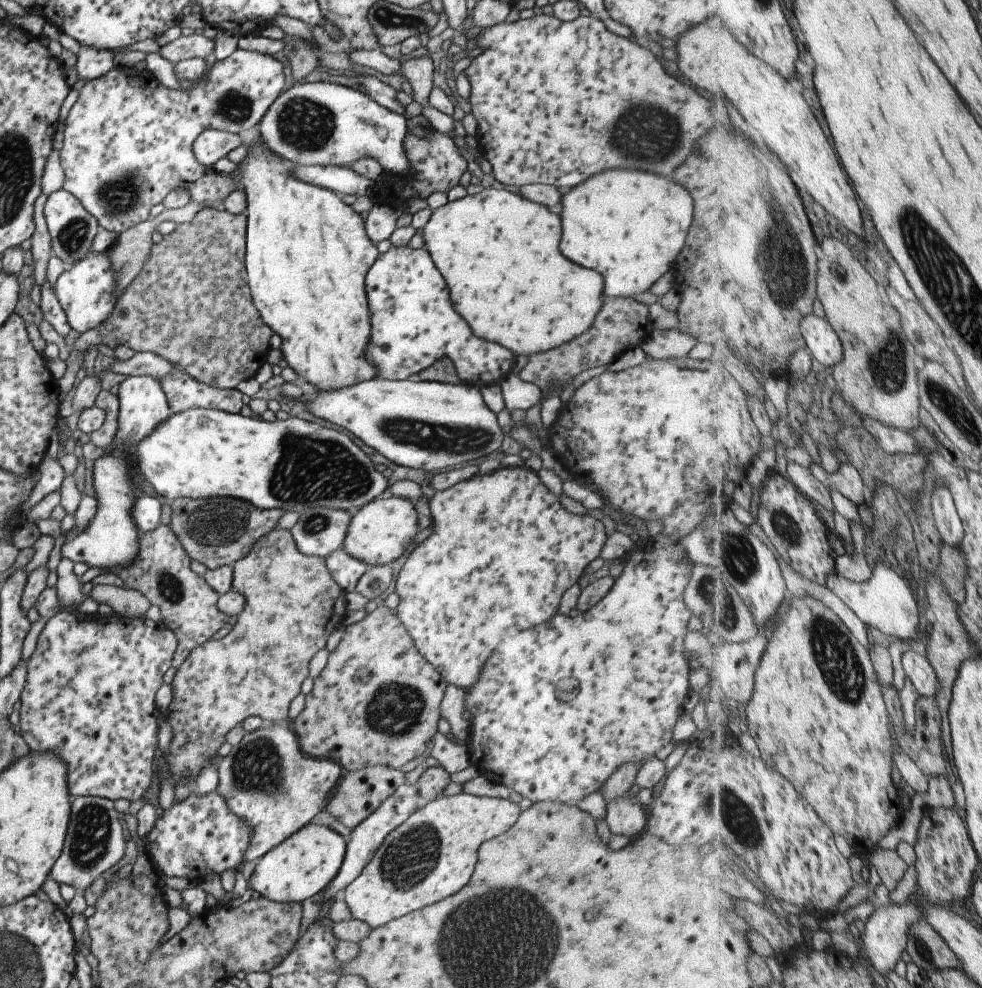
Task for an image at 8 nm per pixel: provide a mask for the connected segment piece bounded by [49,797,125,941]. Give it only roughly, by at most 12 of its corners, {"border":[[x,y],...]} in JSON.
{"border":[[76,797],[49,876],[74,889],[71,935],[86,929],[83,892],[122,857],[113,801]]}

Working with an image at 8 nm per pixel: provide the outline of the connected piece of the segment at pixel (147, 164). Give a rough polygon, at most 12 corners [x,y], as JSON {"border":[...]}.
{"border":[[235,49],[185,90],[113,68],[80,88],[61,190],[116,235],[177,188],[220,208],[204,130],[257,124],[283,64]]}

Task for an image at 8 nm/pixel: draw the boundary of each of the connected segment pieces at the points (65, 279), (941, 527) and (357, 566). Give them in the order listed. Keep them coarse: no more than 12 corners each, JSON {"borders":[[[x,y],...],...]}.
{"borders":[[[89,251],[56,279],[57,302],[80,334],[118,300],[107,252]],[[944,484],[930,504],[943,545],[959,547],[965,530]],[[333,550],[324,559],[329,576],[345,594],[369,567]]]}

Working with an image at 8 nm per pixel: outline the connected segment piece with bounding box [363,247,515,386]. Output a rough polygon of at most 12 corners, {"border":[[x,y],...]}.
{"border":[[424,248],[379,253],[364,286],[377,378],[439,358],[499,385],[515,358],[471,334]]}

